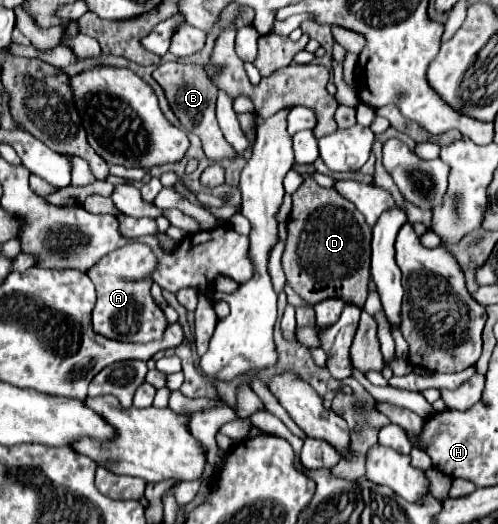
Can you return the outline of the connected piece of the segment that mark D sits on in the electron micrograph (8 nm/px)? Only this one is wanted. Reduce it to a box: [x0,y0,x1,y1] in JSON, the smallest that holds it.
[282,177,372,309]

